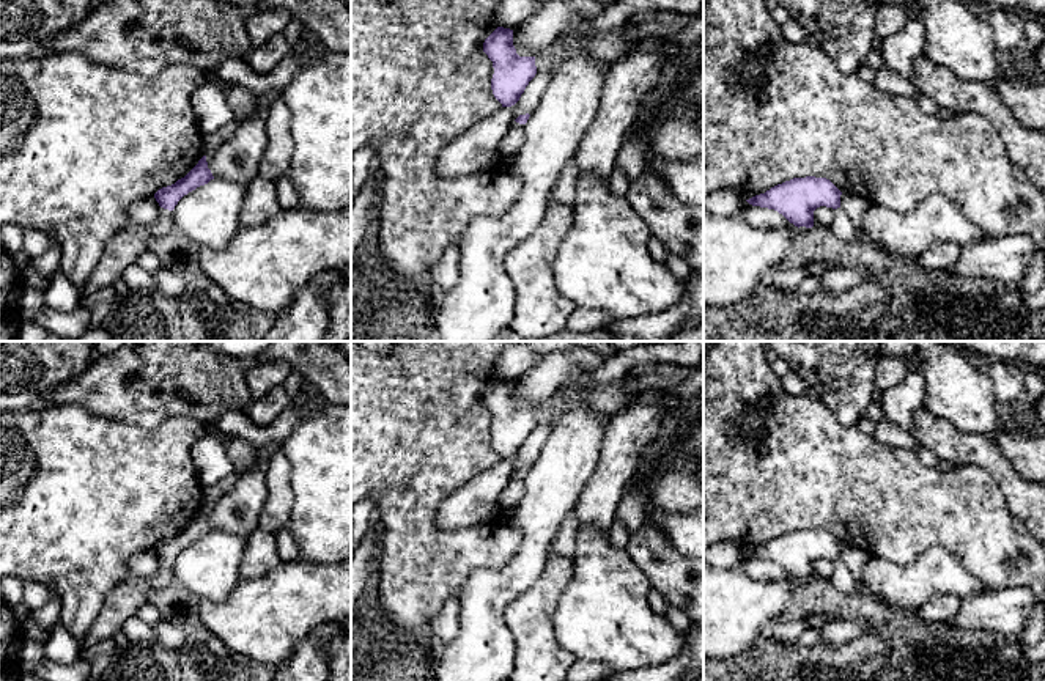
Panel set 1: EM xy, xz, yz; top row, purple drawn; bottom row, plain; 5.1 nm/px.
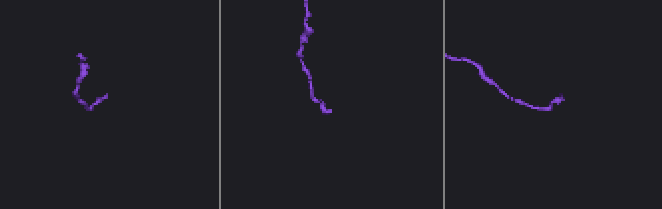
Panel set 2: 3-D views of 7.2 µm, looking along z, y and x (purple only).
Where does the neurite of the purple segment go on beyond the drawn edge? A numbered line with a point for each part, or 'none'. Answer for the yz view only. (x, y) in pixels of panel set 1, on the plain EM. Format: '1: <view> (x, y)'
1: yz (844, 579)

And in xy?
1: xy (164, 577)

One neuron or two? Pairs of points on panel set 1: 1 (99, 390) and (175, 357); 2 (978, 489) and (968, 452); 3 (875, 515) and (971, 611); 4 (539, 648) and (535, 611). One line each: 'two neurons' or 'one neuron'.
1: one neuron
2: two neurons
3: two neurons
4: one neuron

